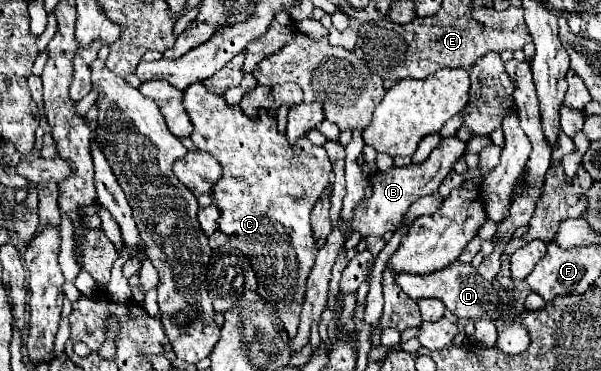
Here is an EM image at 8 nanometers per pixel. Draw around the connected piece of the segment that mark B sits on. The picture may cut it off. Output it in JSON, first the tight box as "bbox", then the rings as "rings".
{"bbox":[351,137,465,237],"rings":[[[449,137],[449,139],[441,139],[441,143],[431,151],[427,161],[423,161],[419,165],[391,167],[389,171],[379,171],[375,175],[369,175],[373,193],[371,193],[369,199],[361,199],[359,205],[355,207],[353,217],[351,217],[353,231],[361,233],[363,237],[367,237],[367,235],[383,237],[385,233],[393,233],[401,225],[401,221],[403,221],[405,213],[409,211],[409,207],[419,197],[431,195],[439,189],[441,181],[453,169],[453,163],[463,157],[463,153],[465,153],[465,143],[459,141],[457,137]]]}

